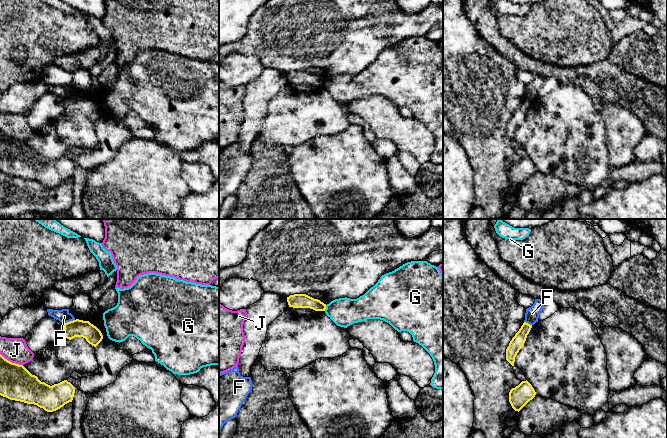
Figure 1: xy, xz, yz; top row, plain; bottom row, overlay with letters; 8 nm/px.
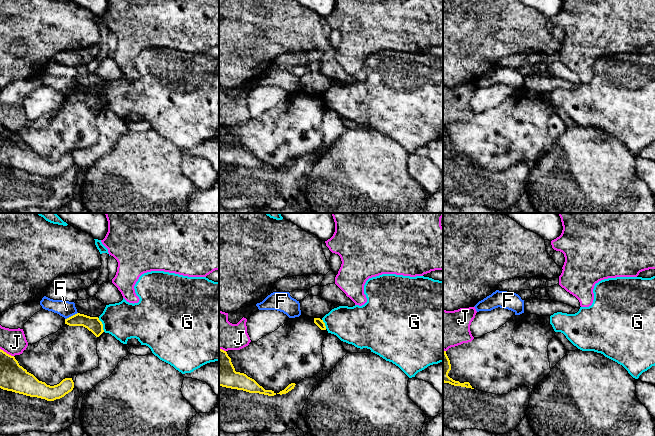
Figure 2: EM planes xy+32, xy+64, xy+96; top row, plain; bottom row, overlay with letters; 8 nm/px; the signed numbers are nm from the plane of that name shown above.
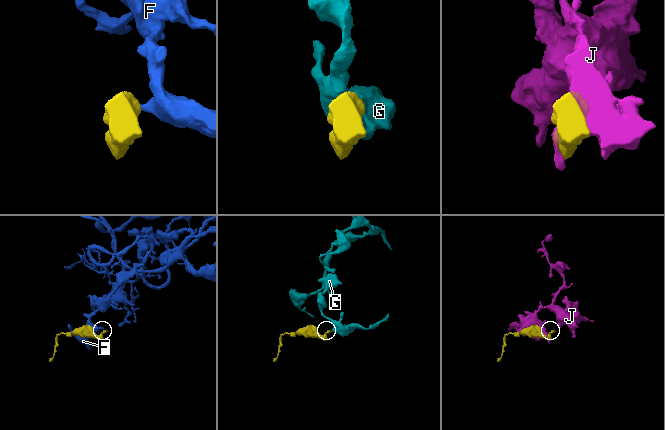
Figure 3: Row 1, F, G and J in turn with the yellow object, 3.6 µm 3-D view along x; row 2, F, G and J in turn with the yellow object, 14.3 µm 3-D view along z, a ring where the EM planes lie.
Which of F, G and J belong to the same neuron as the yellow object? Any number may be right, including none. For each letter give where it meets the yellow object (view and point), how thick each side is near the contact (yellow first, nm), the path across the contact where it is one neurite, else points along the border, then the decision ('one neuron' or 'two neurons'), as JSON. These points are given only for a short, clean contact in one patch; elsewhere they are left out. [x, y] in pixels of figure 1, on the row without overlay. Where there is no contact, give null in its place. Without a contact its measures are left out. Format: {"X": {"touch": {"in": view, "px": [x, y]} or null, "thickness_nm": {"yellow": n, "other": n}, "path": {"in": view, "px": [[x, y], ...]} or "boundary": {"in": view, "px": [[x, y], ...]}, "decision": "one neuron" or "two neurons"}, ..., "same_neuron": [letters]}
{"F": {"touch": {"in": "xy", "px": [70, 97]}, "thickness_nm": {"yellow": 140, "other": 100}, "boundary": {"in": "xy", "px": [[74, 95], [64, 99]]}, "decision": "two neurons"}, "G": {"touch": {"in": "xz", "px": [325, 84]}, "thickness_nm": {"yellow": 110, "other": 220}, "boundary": {"in": "xz", "px": [[326, 81], [324, 86]]}, "decision": "two neurons"}, "J": {"touch": {"in": "xy", "px": [11, 138]}, "thickness_nm": {"yellow": 280, "other": 200}, "decision": "two neurons"}, "same_neuron": []}

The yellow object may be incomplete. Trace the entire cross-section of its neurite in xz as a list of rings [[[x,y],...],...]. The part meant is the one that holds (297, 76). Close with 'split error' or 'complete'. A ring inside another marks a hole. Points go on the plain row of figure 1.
[[[294,70],[287,73],[289,83],[310,84],[315,87],[325,87],[326,80],[306,70]]] | complete

